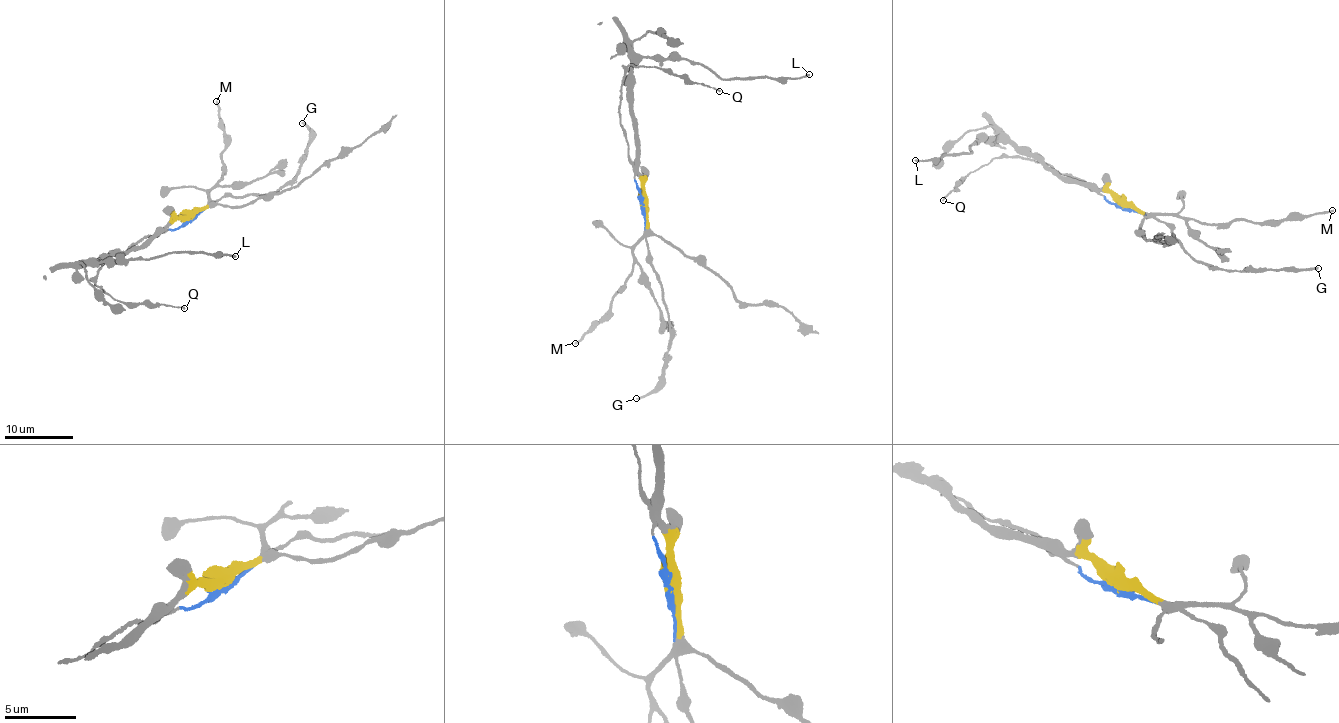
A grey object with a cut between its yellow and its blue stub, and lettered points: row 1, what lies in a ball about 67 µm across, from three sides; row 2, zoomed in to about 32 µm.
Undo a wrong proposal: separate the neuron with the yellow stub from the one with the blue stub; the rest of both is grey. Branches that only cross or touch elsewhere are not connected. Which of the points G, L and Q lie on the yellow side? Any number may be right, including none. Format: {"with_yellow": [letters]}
{"with_yellow": ["L"]}

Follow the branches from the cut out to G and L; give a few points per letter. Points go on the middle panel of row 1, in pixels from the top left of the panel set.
G: (642, 204), (648, 257), (666, 309), (670, 349), (664, 382), (636, 398)
L: (643, 203), (631, 66), (643, 57), (685, 59), (723, 79), (781, 81), (810, 75)

